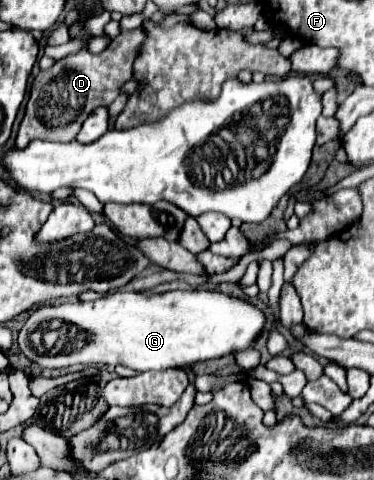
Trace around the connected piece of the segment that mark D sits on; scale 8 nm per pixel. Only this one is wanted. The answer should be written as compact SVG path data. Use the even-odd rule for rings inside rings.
M136 27L120 33L110 43L110 47L98 55L82 49L76 55L68 55L56 61L54 67L40 71L30 89L30 99L18 129L16 145L26 147L32 139L74 141L86 117L100 105L108 107L120 95L124 83L134 79L134 59L138 57L138 51L146 39L146 29Z

